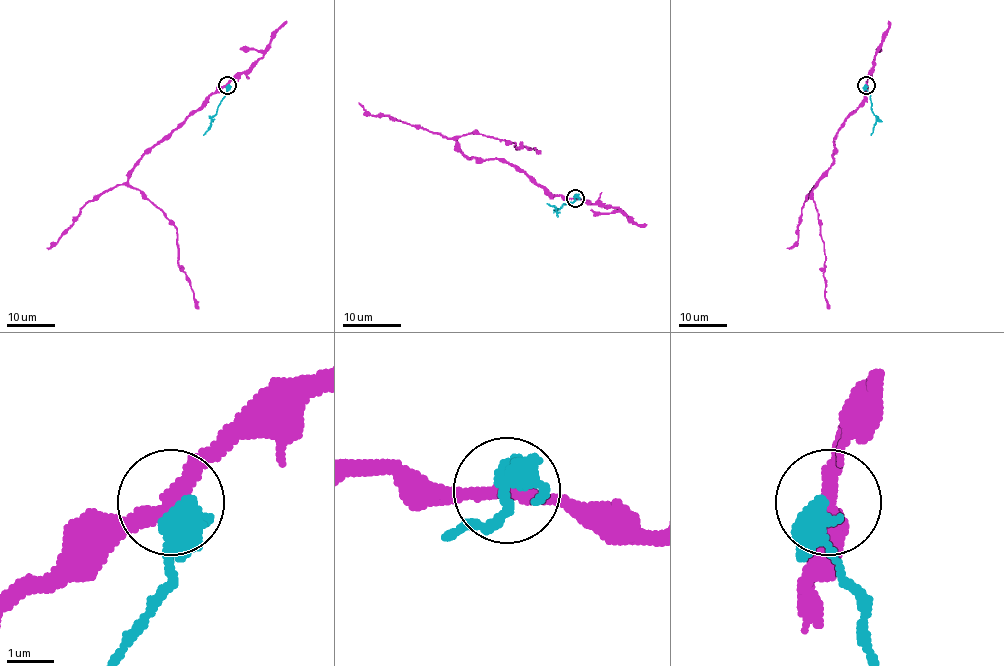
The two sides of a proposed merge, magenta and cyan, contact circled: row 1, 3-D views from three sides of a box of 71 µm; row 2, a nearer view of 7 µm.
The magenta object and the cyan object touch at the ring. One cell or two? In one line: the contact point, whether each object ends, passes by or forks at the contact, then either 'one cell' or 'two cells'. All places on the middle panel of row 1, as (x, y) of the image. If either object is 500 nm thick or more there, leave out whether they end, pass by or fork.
(575, 198) | magenta passes by | cyan passes by | two cells

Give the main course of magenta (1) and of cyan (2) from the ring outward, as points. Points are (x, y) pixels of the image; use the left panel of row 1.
1: (227, 85), (220, 86), (145, 154), (128, 183), (151, 201), (176, 229), (179, 268), (186, 275), (198, 309)
2: (227, 85), (227, 92), (210, 127), (203, 135)

